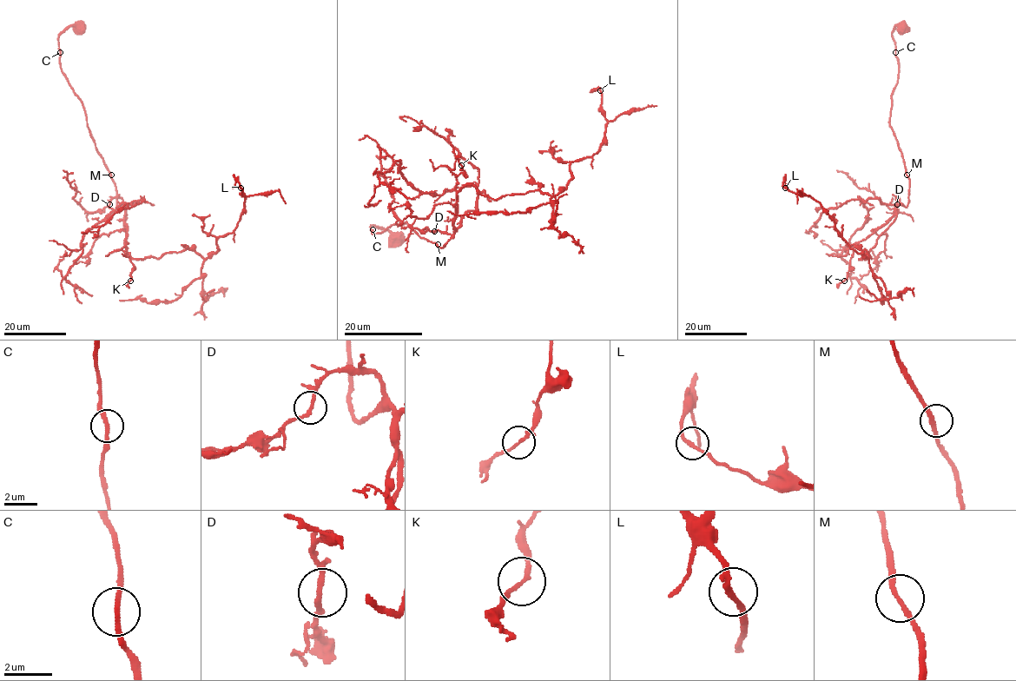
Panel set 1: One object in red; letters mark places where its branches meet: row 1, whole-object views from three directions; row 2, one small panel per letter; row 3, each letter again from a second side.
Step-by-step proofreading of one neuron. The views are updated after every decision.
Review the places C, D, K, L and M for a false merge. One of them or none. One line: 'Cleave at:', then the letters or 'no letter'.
Cleave at: no letter

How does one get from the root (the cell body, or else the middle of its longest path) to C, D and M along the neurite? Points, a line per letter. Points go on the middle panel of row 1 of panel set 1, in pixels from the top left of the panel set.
C: (398, 241), (387, 230), (372, 225), (370, 228), (373, 229)
D: (398, 241), (387, 230), (370, 227), (378, 234), (406, 221), (421, 237), (442, 247), (451, 235), (434, 231)
M: (398, 241), (387, 230), (370, 227), (373, 234), (378, 234), (406, 221), (421, 237), (438, 244)

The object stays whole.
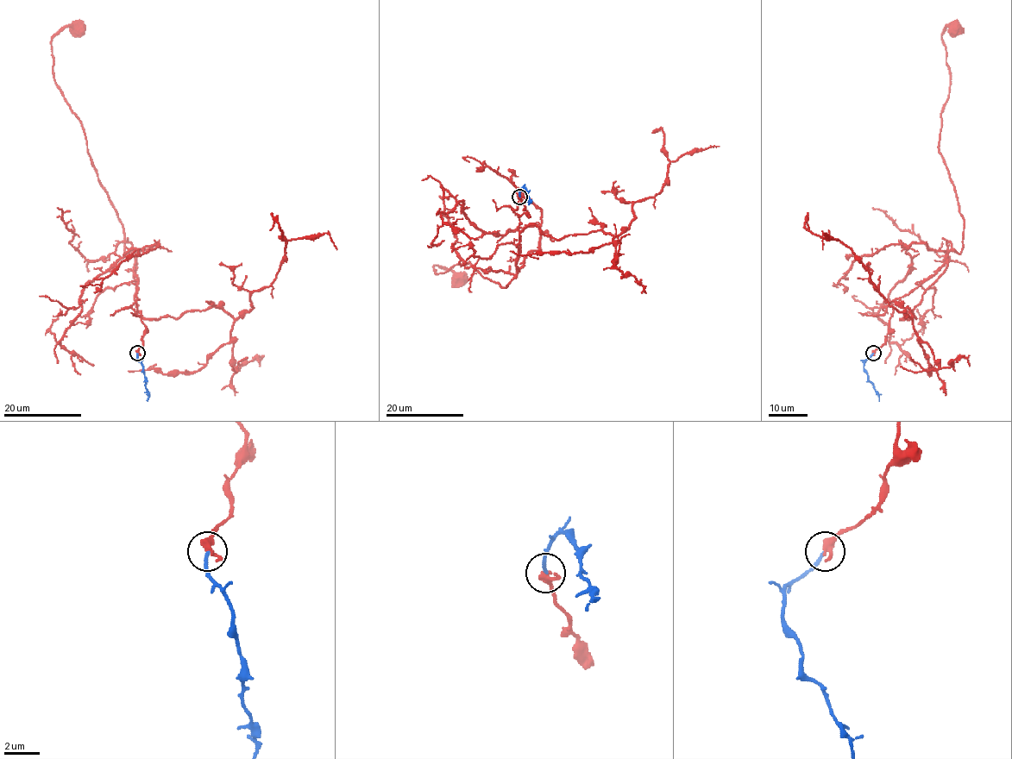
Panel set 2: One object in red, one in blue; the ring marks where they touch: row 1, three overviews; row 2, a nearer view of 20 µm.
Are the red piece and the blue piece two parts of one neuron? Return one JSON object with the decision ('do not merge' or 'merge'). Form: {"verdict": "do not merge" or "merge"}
{"verdict": "do not merge"}

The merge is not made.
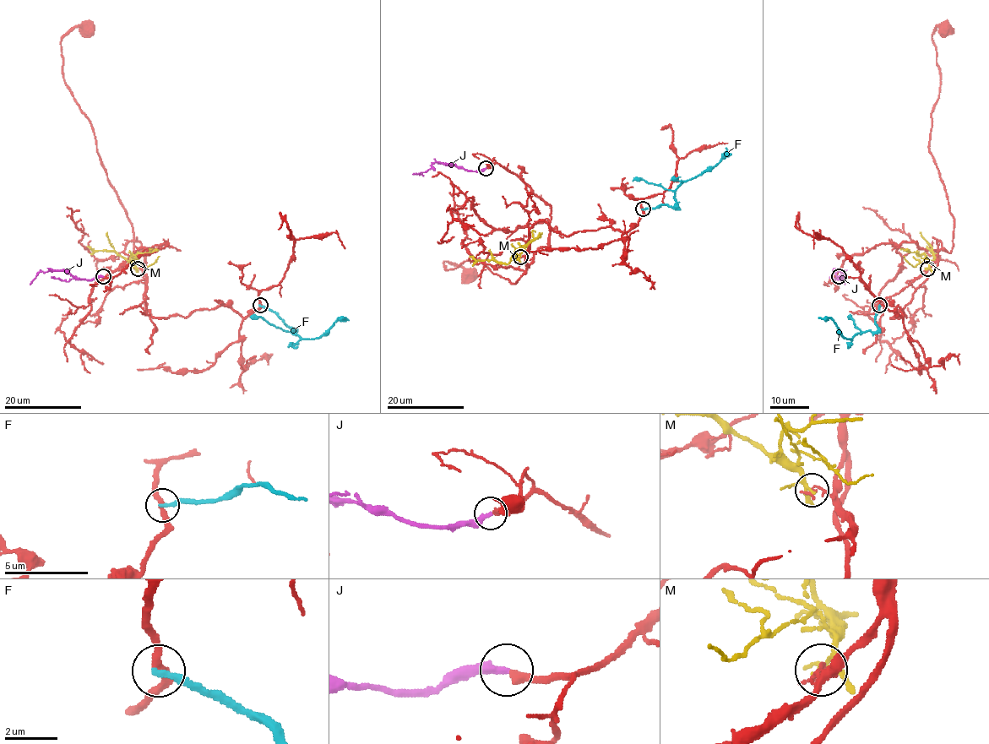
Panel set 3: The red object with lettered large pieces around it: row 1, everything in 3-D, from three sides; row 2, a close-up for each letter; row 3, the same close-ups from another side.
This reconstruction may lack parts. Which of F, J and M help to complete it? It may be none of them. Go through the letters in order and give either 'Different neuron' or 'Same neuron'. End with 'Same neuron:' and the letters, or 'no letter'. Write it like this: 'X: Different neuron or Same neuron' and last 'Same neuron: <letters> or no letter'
F: Different neuron
J: Same neuron
M: Different neuron
Same neuron: J

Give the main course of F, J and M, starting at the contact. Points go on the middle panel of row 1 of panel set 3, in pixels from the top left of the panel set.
F: (642, 209), (665, 203), (672, 207), (675, 204), (674, 191), (685, 181), (701, 175), (721, 160), (725, 148)
J: (486, 168), (467, 171), (453, 165), (432, 163), (429, 169), (412, 174)
M: (519, 257), (508, 263), (470, 257)

